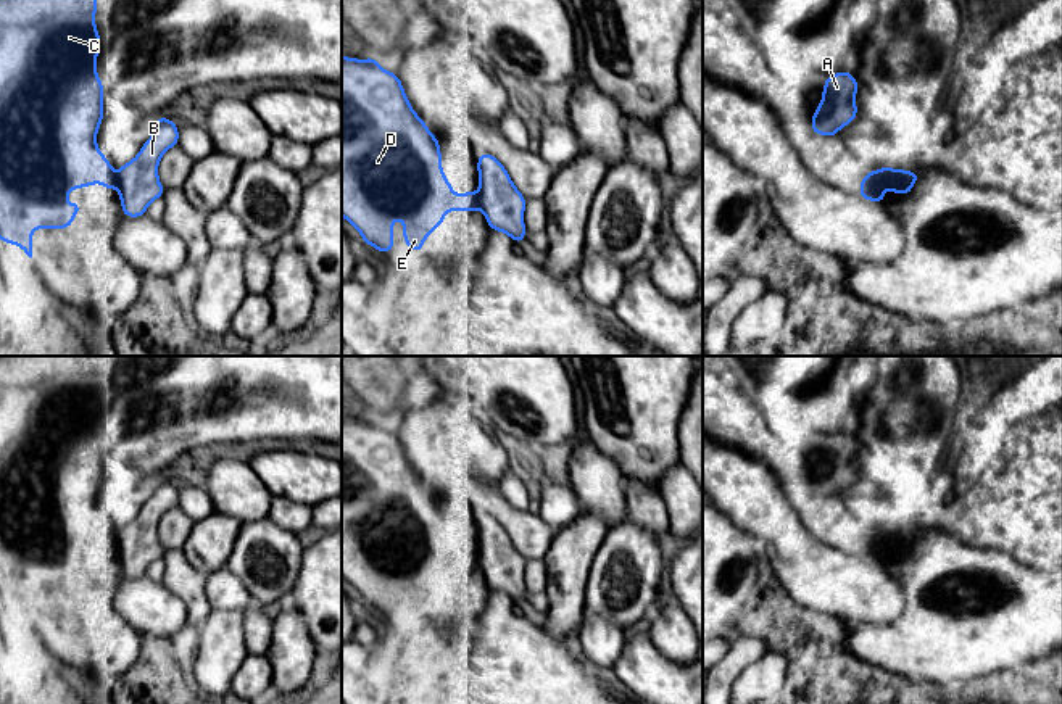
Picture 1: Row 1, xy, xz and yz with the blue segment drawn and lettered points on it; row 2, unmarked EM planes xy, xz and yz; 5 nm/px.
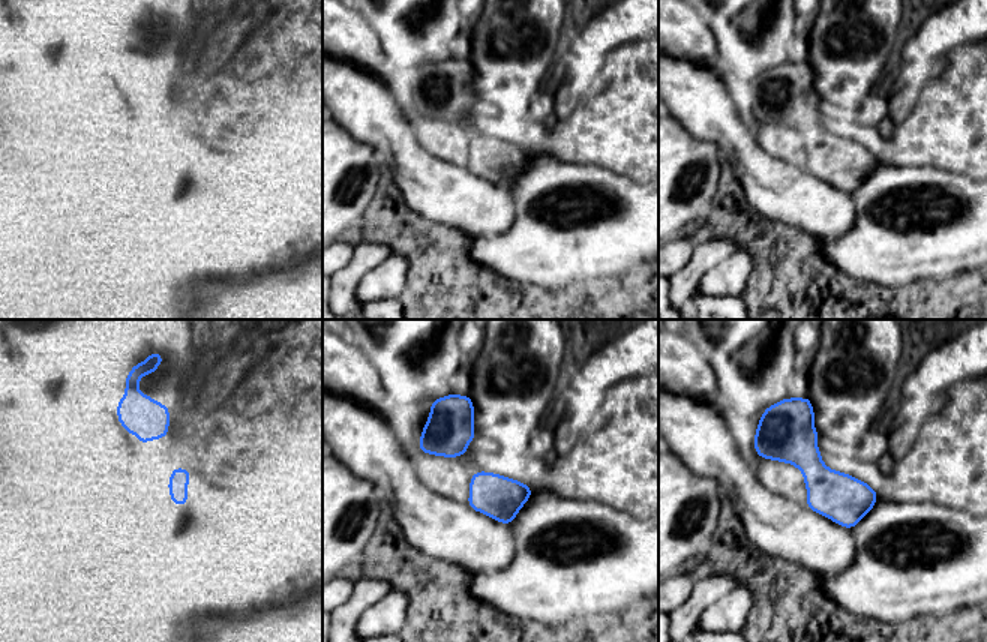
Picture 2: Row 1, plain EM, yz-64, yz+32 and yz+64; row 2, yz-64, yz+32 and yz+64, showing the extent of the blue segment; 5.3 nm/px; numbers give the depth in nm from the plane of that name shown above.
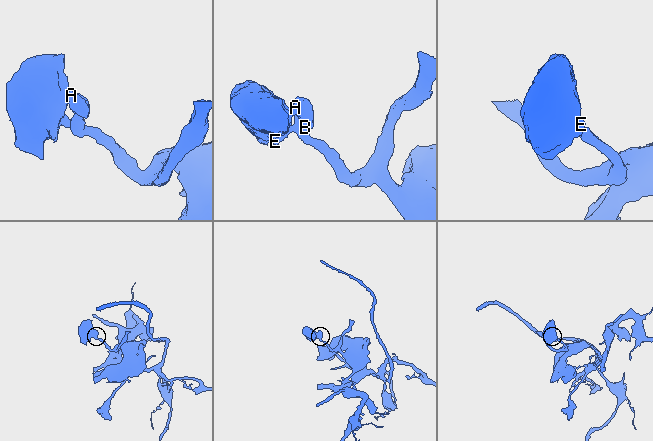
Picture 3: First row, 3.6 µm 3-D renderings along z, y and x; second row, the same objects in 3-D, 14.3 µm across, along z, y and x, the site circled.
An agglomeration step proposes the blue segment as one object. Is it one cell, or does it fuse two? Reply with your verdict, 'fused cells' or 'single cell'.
fused cells

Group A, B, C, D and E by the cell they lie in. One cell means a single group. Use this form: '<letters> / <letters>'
A B / C D E

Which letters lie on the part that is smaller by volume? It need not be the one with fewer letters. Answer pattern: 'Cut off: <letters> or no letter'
Cut off: C, D, E

